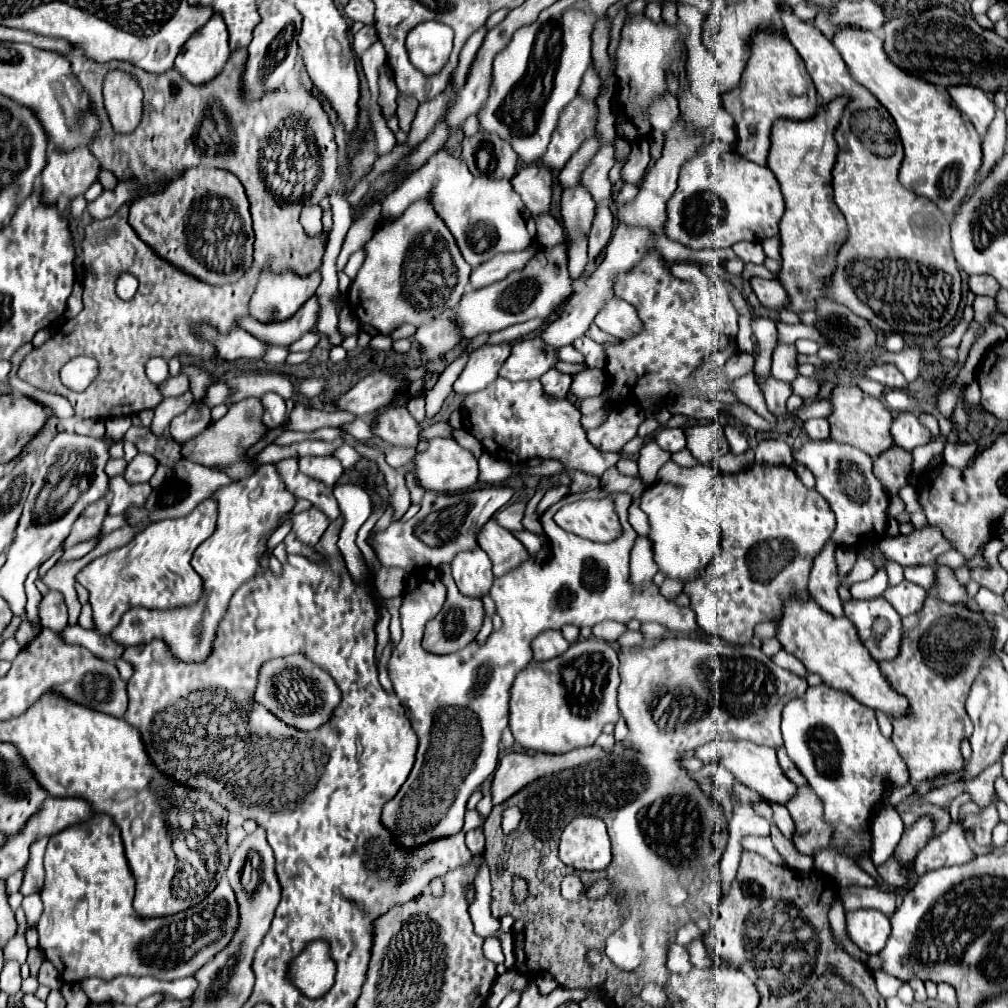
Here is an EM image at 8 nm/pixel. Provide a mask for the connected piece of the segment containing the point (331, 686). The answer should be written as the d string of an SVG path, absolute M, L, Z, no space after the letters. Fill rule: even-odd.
M291 655L267 661L267 665L263 665L255 701L267 705L267 709L271 709L271 713L281 717L281 721L285 721L287 725L295 725L297 729L315 729L323 721L327 721L327 717L331 717L331 711L341 701L341 693L329 673L307 661L307 657L303 655Z

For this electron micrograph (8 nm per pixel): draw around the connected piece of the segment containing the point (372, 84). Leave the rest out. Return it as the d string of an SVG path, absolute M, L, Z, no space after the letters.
M375 41L363 55L361 55L361 67L363 73L367 77L369 89L373 99L377 99L377 69L385 63L385 53L383 53L383 45L379 45L379 41Z

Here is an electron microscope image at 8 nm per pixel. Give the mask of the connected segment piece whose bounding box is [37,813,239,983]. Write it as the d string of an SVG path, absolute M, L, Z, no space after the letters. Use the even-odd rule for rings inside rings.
M99 813L95 819L83 823L83 825L75 825L75 827L69 827L65 829L63 833L57 833L55 837L49 839L47 843L47 851L45 851L45 885L43 885L43 891L41 891L41 901L43 901L43 915L37 923L37 933L39 933L39 949L45 953L45 959L51 961L55 968L59 972L59 975L63 981L69 983L72 981L81 981L83 977L99 977L103 981L111 981L119 975L129 975L129 977L155 977L155 979L161 979L161 981L173 981L173 979L181 979L181 977L189 977L193 973L197 973L203 965L207 965L219 951L223 951L231 937L235 935L237 927L239 927L239 903L237 903L237 897L235 897L235 891L231 889L229 881L223 877L219 881L219 885L213 889L213 893L203 899L199 905L187 909L185 913L177 913L177 915L171 915L171 917L161 917L161 919L145 919L141 921L141 917L133 911L133 875L129 871L129 865L127 865L127 859L125 859L125 853L123 853L123 841L121 841L121 831L119 827L115 825L115 821L105 815L105 813ZM159 933L159 953L147 953L147 947L153 943L153 939L157 937Z

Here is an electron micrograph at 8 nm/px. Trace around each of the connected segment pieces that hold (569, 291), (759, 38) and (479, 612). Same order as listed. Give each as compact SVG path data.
M561 243L555 247L545 247L539 249L521 271L513 271L489 287L465 293L459 307L447 311L445 317L451 317L461 329L461 339L469 341L481 333L495 333L529 319L551 317L573 295L573 283L575 281L567 269L567 245Z
M759 29L753 33L747 65L737 87L723 95L723 107L735 119L739 139L737 153L759 165L767 165L769 131L775 119L809 119L817 111L817 91L813 81L803 59L781 29Z
M447 565L441 567L441 579L443 579L443 585L447 587L447 599L445 599L445 605L443 609L437 613L435 619L431 619L427 623L427 629L425 629L425 637L423 637L423 647L425 651L431 651L431 653L453 653L453 651L459 651L463 649L471 639L477 637L481 625L483 625L483 615L485 615L485 609L483 609L483 603L477 599L477 597L467 597L467 595L461 595L457 591L457 585L451 577L451 571Z

